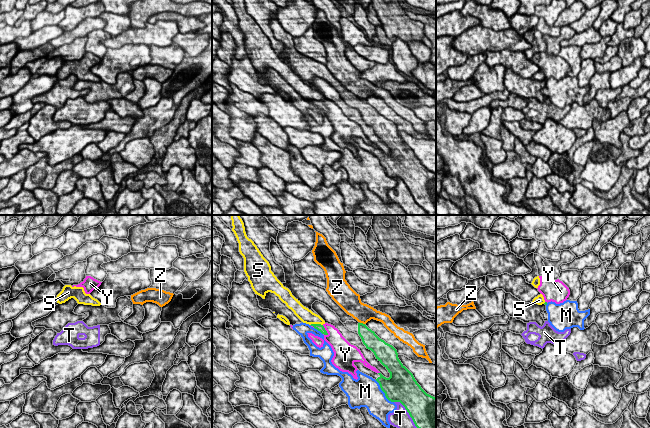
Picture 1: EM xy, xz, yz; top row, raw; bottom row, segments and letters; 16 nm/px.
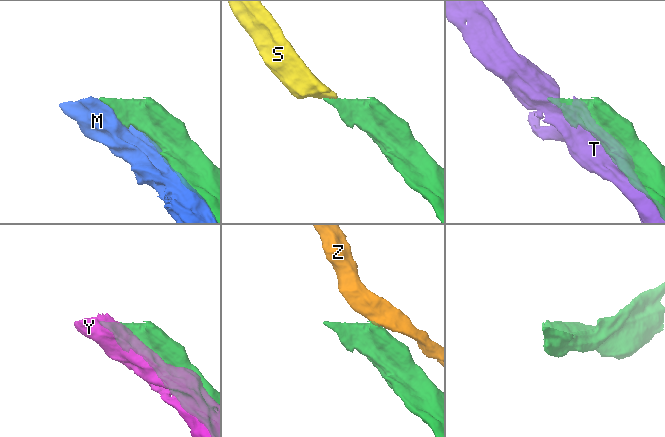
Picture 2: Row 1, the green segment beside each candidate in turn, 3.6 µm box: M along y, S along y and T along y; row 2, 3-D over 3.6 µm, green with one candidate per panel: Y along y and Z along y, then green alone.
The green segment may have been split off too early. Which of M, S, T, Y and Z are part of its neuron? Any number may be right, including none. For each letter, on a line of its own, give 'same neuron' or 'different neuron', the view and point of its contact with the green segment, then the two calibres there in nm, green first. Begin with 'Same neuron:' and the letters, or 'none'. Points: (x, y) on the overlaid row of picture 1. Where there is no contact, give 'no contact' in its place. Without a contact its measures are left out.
Same neuron: none
M: different neuron | xz (383, 391) | 460/420 nm
S: different neuron | xz (316, 324) | 120/220 nm
T: different neuron | xz (407, 411) | 480/300 nm
Y: different neuron | xz (325, 330) | 120/260 nm
Z: different neuron | xz (362, 323) | 240/300 nm

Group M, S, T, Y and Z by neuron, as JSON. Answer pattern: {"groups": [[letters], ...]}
{"groups": [["M"], ["S", "Y"], ["T"], ["Z"]]}

